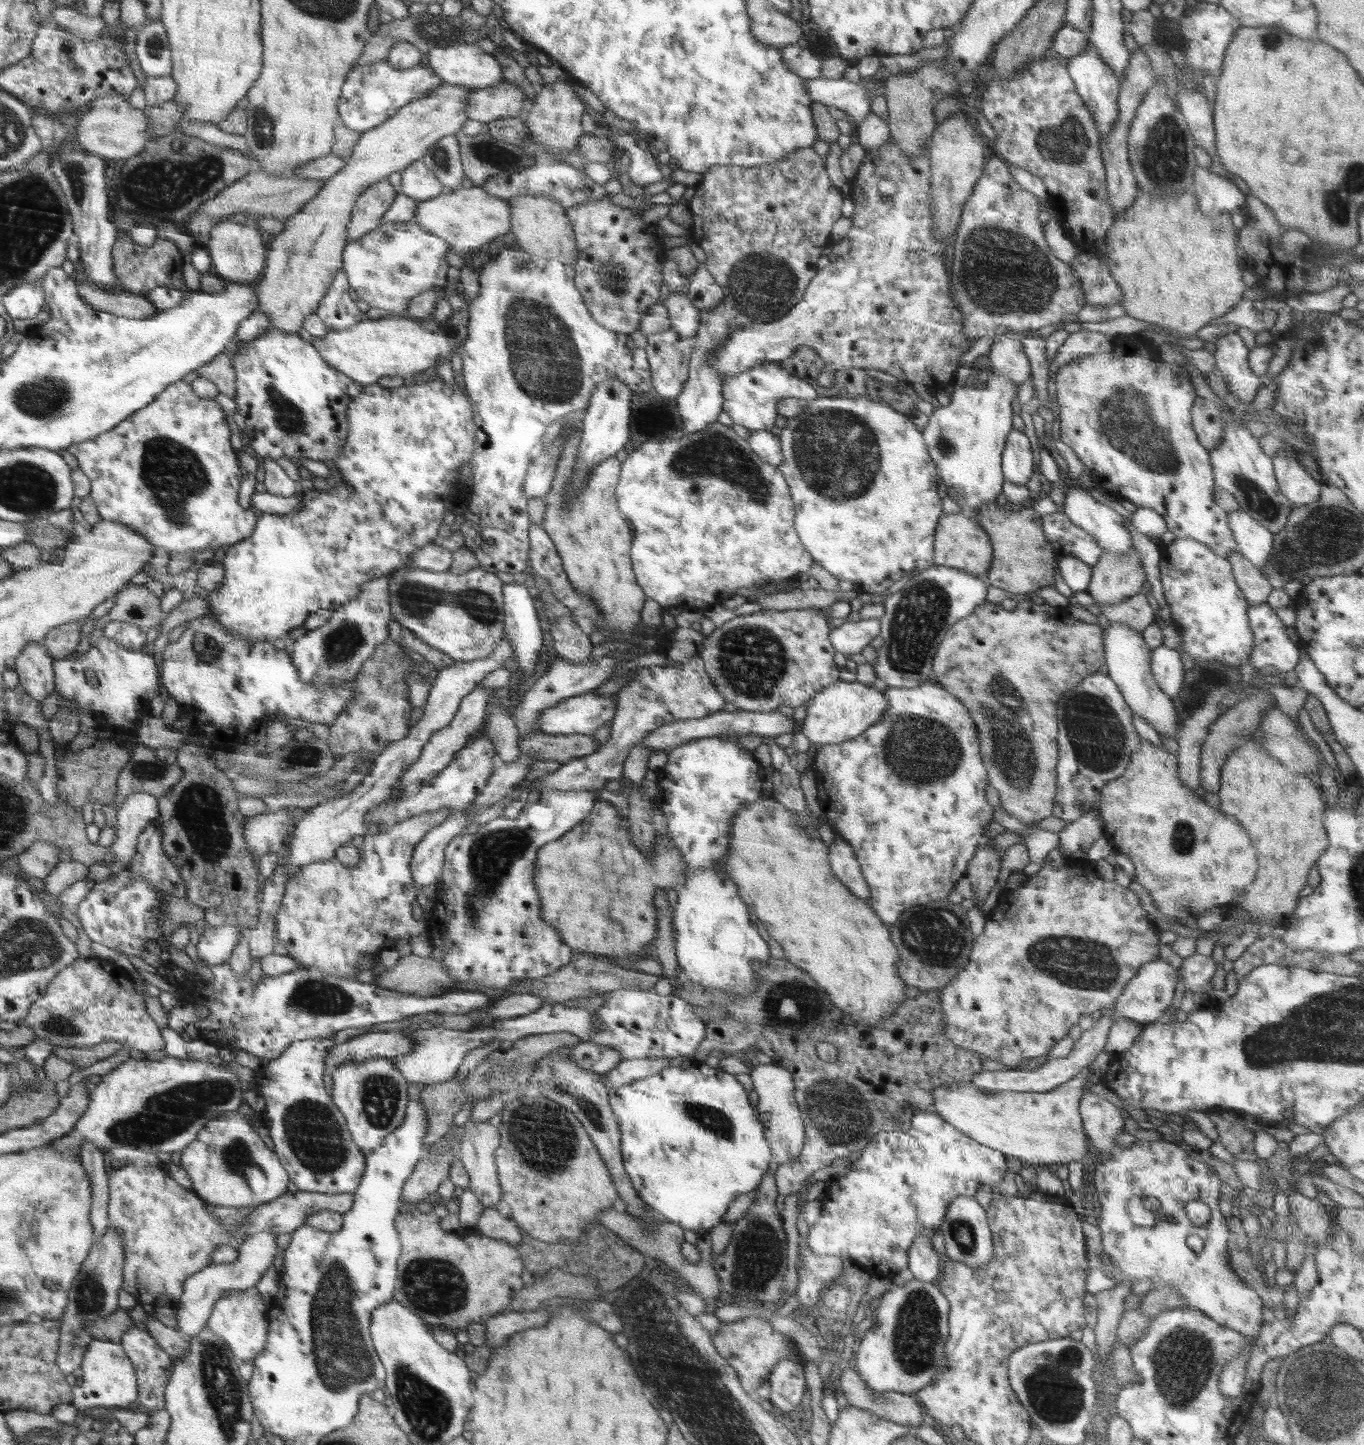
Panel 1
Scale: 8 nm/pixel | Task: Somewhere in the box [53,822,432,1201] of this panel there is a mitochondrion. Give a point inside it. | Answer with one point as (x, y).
(167, 1114)

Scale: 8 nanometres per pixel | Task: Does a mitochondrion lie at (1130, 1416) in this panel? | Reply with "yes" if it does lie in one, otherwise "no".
no

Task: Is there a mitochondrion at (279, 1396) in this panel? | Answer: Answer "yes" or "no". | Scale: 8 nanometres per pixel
no

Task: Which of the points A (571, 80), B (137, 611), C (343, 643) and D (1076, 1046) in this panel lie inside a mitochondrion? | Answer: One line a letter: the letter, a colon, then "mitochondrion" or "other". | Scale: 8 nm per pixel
A: other
B: mitochondrion
C: mitochondrion
D: other

